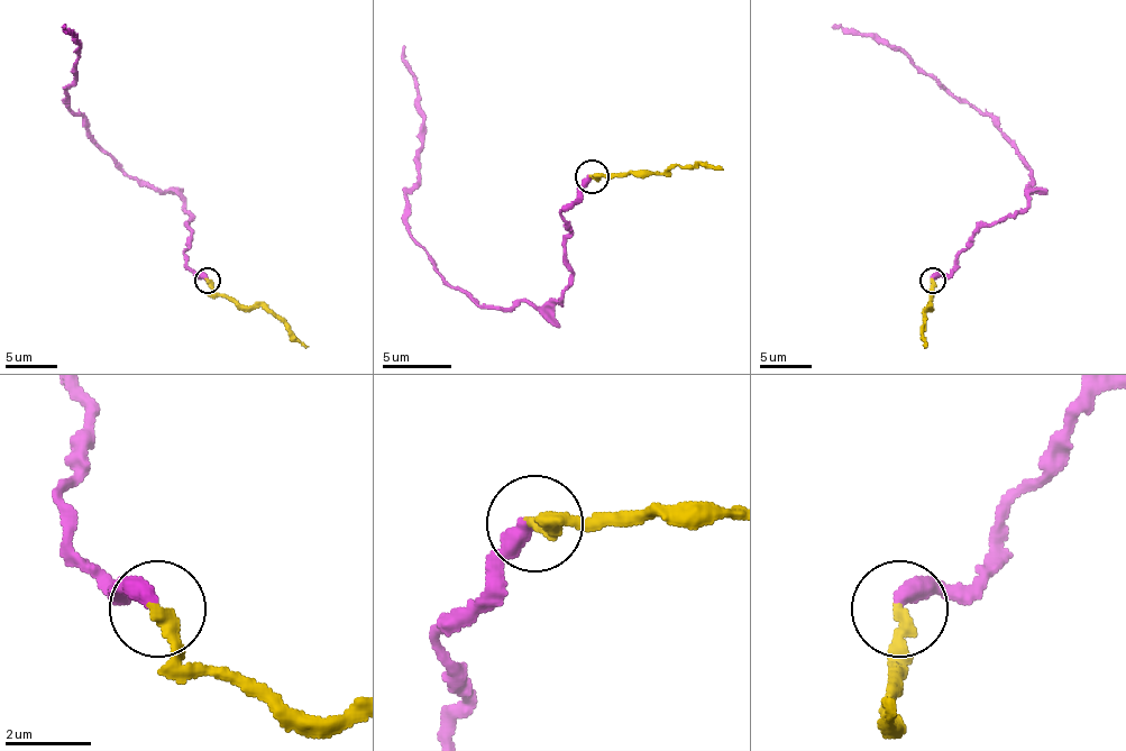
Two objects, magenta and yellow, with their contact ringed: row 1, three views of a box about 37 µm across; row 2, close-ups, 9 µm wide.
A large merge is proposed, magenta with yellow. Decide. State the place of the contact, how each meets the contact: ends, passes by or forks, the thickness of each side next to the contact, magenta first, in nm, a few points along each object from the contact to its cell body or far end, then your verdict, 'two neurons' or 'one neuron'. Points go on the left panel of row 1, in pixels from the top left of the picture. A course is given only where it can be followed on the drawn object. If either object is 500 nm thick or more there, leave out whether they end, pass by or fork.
at (208, 280); magenta ends there; yellow ends there; 420 nm thick on the magenta side, 320 nm on the other; magenta runs (207, 280), (186, 264), (183, 253), (191, 217), (173, 191), (137, 183), (66, 102), (79, 44), (63, 26); yellow runs (207, 280), (220, 294), (248, 308), (264, 308), (309, 347); one neuron

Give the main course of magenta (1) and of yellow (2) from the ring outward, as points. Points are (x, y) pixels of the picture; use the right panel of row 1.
1: (933, 280), (959, 264), (985, 225), (1024, 209), (1030, 164), (1000, 128), (886, 44), (831, 26)
2: (933, 280), (922, 339), (927, 347)

